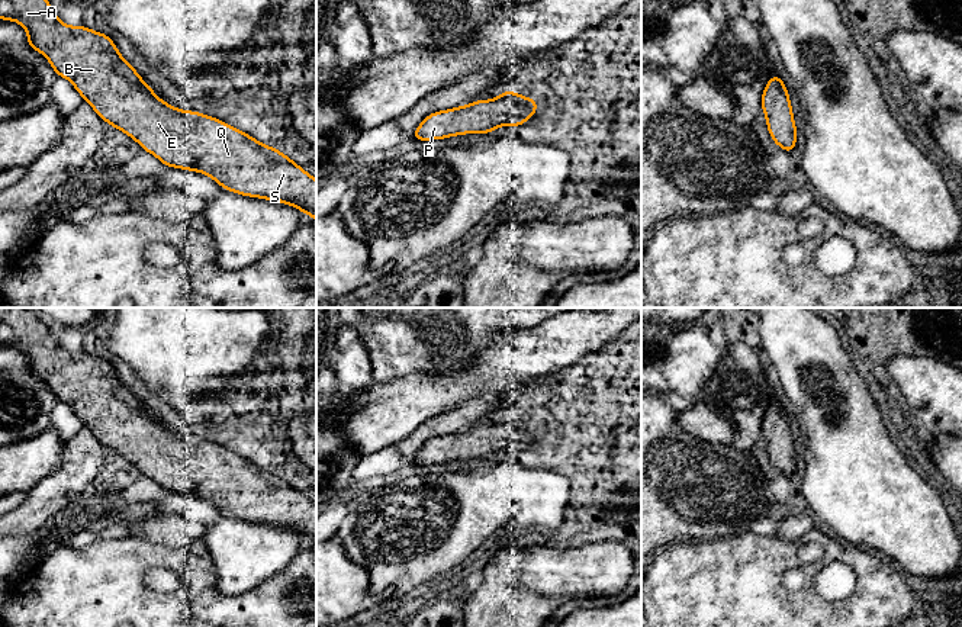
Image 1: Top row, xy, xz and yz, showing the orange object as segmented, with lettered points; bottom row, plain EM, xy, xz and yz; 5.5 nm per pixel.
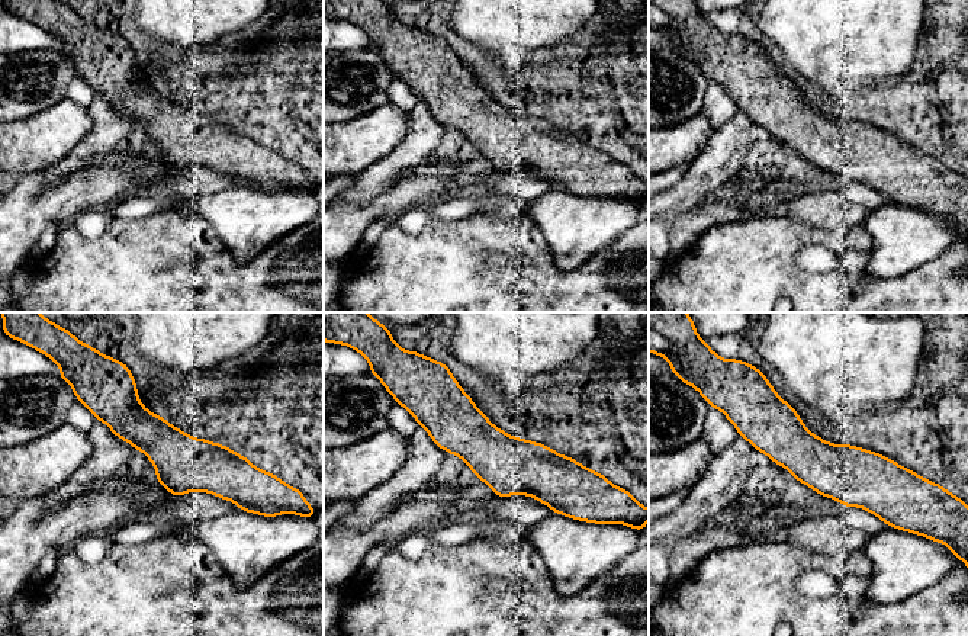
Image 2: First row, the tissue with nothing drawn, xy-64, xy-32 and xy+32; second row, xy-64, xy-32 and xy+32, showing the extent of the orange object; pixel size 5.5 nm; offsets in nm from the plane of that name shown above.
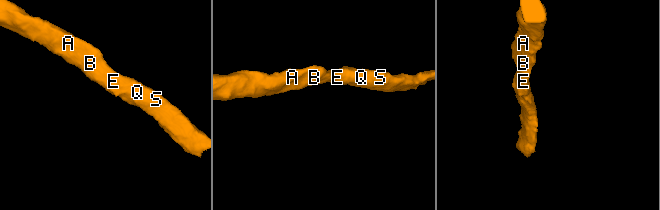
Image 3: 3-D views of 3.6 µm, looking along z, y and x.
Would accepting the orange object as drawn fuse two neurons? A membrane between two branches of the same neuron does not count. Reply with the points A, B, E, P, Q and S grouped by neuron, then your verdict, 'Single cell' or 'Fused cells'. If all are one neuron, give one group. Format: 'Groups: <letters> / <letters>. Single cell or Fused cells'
Groups: A B E P Q S. Single cell

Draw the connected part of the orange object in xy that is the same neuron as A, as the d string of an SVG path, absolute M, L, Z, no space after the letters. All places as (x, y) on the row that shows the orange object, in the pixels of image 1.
M0 0L0 19L23 26L26 44L48 58L58 77L70 80L106 123L128 134L167 168L199 171L237 194L296 206L305 216L311 213L316 222L316 180L308 171L277 148L264 145L216 118L190 109L183 112L157 97L109 35L83 25L62 23L48 0Z

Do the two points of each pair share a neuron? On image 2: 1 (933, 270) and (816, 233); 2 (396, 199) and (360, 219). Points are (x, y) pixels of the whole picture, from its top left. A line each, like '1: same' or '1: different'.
1: same
2: same

